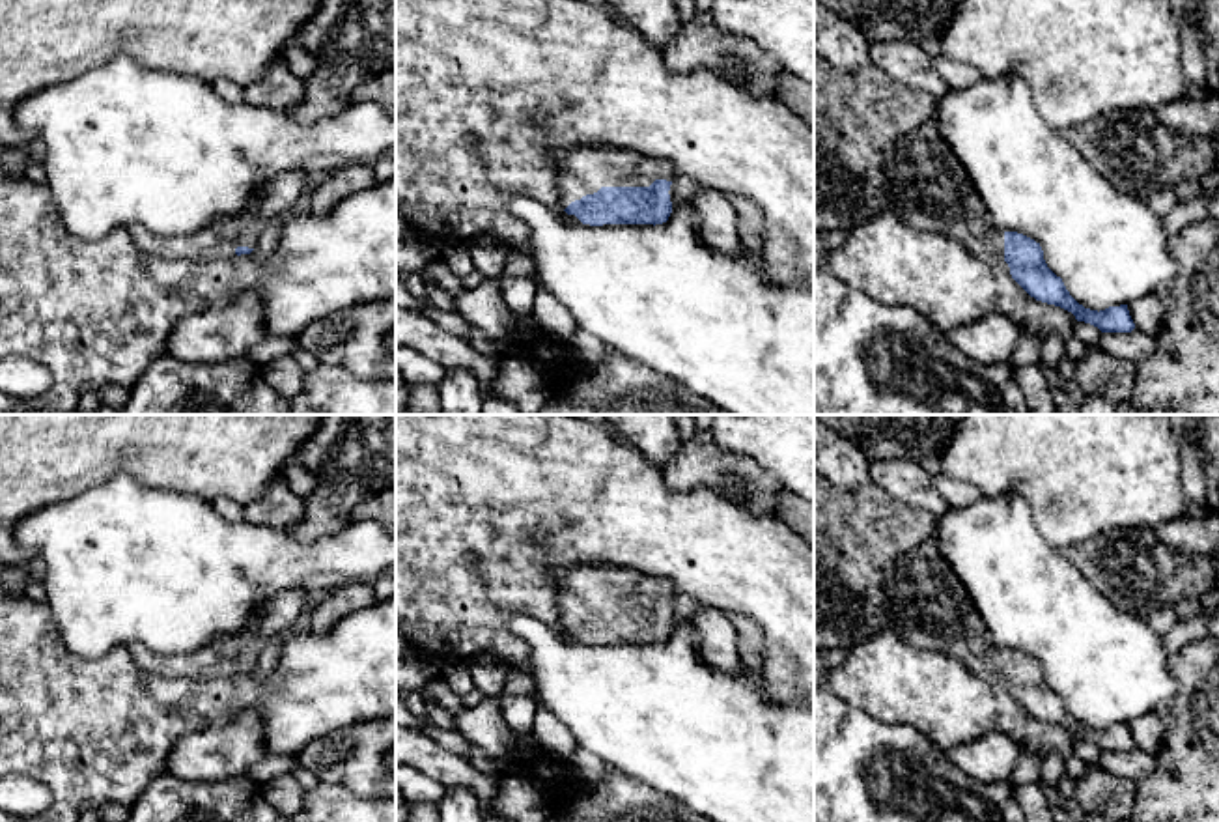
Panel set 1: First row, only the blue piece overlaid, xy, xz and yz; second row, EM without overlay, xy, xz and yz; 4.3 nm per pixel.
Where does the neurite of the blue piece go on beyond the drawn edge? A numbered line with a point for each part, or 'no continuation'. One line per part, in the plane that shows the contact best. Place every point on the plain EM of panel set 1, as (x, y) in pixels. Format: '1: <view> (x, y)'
1: xz (583, 589)

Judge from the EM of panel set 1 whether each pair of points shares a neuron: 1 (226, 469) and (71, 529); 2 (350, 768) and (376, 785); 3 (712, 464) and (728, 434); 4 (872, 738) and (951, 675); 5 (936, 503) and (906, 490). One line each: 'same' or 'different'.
1: different
2: same
3: different
4: different
5: same

